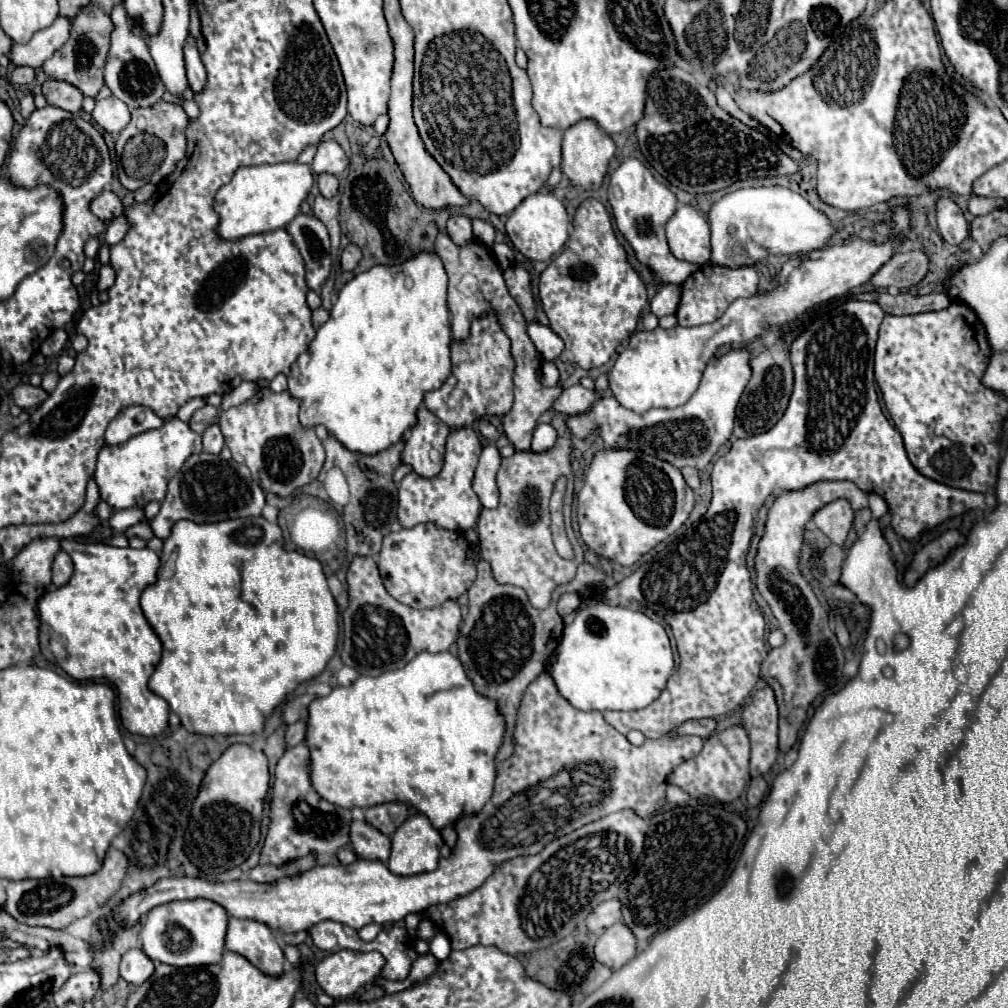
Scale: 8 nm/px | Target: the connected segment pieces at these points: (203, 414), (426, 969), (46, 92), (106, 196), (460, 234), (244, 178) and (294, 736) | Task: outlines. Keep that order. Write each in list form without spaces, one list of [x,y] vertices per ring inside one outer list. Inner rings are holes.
[[[205,404],[203,408],[199,408],[199,410],[191,416],[191,420],[189,420],[187,424],[189,424],[189,428],[191,428],[193,432],[201,434],[209,424],[213,424],[213,422],[217,422],[217,420],[219,420],[217,416],[219,416],[219,410],[217,410],[215,406]]]
[[[423,954],[423,956],[419,956],[419,958],[415,960],[415,964],[413,964],[409,976],[407,976],[403,982],[391,982],[391,980],[377,978],[375,984],[383,984],[383,988],[387,988],[387,992],[393,994],[393,992],[407,990],[407,988],[411,988],[411,986],[415,986],[415,984],[427,980],[429,976],[435,974],[435,970],[437,970],[437,960],[435,960],[435,956],[433,956],[433,954]]]
[[[47,80],[43,84],[43,96],[45,96],[49,106],[57,106],[57,108],[67,110],[71,114],[79,114],[81,112],[83,94],[75,86],[67,84],[67,82]]]
[[[103,190],[97,198],[91,200],[91,212],[97,218],[109,222],[123,214],[123,206],[121,206],[121,200],[111,190]]]
[[[455,216],[449,218],[447,222],[447,234],[449,238],[457,244],[457,246],[465,246],[473,240],[473,232],[471,232],[471,220],[465,216]]]
[[[279,162],[239,168],[231,182],[221,186],[215,194],[213,208],[219,216],[219,224],[215,228],[217,238],[235,242],[245,236],[285,228],[299,214],[299,204],[307,198],[311,186],[313,172],[307,164]]]
[[[295,722],[295,724],[289,724],[287,730],[285,730],[285,744],[287,748],[295,746],[295,744],[301,744],[305,738],[305,722]]]

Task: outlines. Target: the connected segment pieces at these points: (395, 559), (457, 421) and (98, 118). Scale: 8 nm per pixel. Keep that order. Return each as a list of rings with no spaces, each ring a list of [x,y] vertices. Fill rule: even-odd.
[[[417,524],[383,538],[377,566],[385,590],[397,602],[423,610],[455,600],[467,592],[477,576],[477,552],[459,532],[441,530],[433,524]]]
[[[485,316],[473,322],[471,336],[461,344],[451,344],[451,374],[441,388],[425,394],[423,404],[449,428],[469,428],[475,418],[501,416],[513,404],[513,360],[509,338],[499,328],[495,316]]]
[[[109,96],[105,100],[99,100],[93,110],[93,120],[99,128],[103,128],[107,134],[119,134],[129,124],[129,108],[119,98]]]

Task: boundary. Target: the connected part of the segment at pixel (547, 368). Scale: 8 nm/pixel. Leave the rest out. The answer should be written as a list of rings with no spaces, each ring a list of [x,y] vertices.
[[[543,360],[541,382],[543,382],[543,386],[557,386],[559,384],[559,370],[551,360]]]

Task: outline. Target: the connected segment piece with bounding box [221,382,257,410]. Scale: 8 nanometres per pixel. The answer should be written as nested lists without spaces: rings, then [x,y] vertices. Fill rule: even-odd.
[[[243,382],[243,384],[239,384],[235,390],[231,390],[229,394],[223,396],[221,410],[227,410],[227,408],[231,408],[231,406],[239,406],[239,404],[243,404],[245,400],[249,400],[249,398],[253,396],[255,390],[257,390],[257,386],[251,384],[251,382]]]

